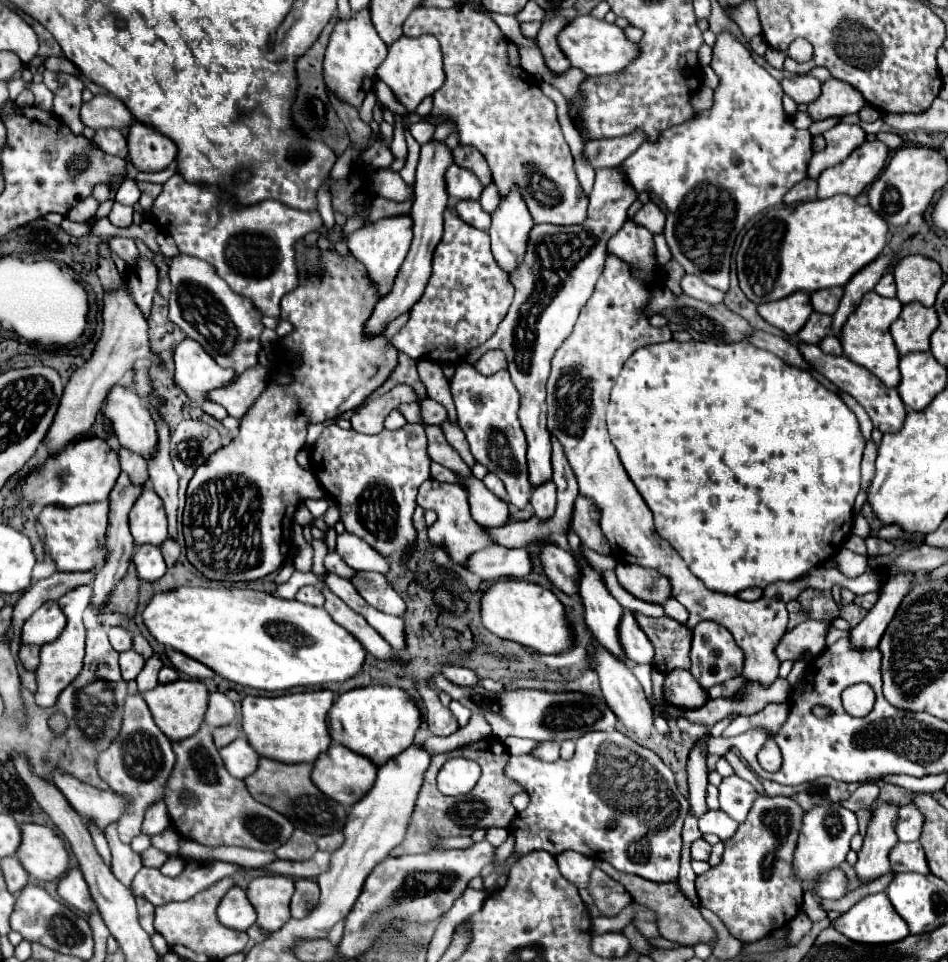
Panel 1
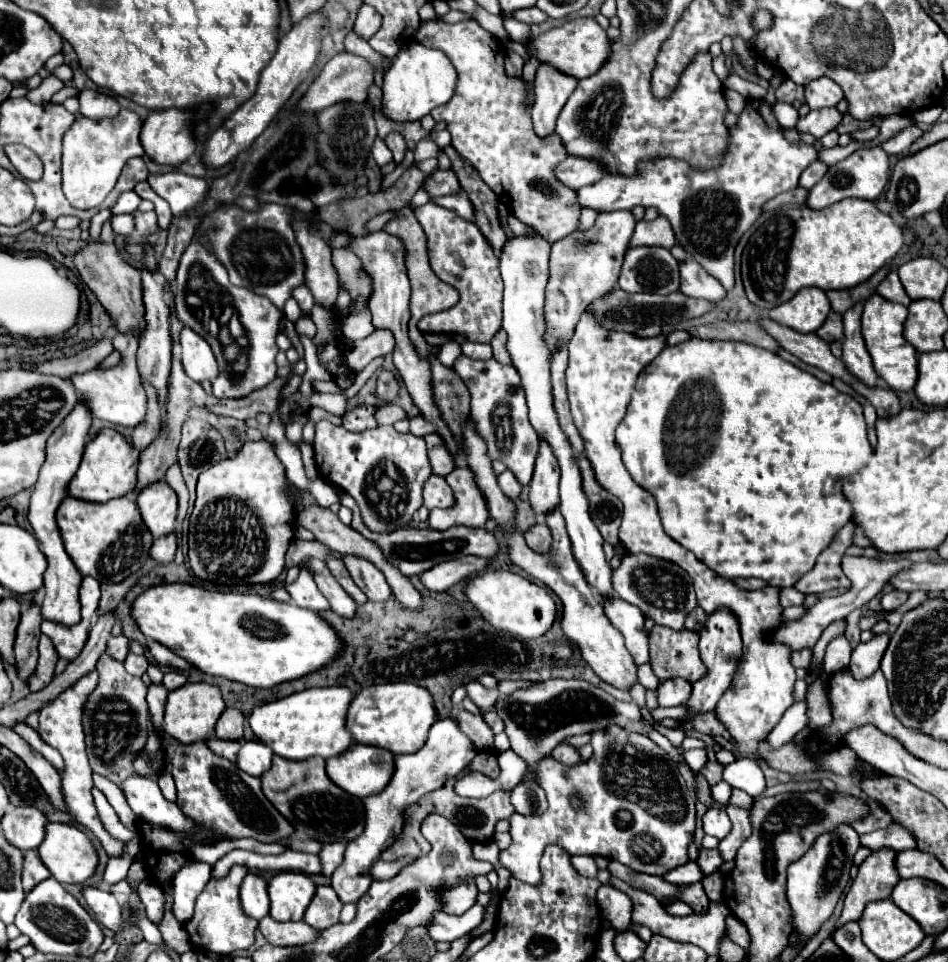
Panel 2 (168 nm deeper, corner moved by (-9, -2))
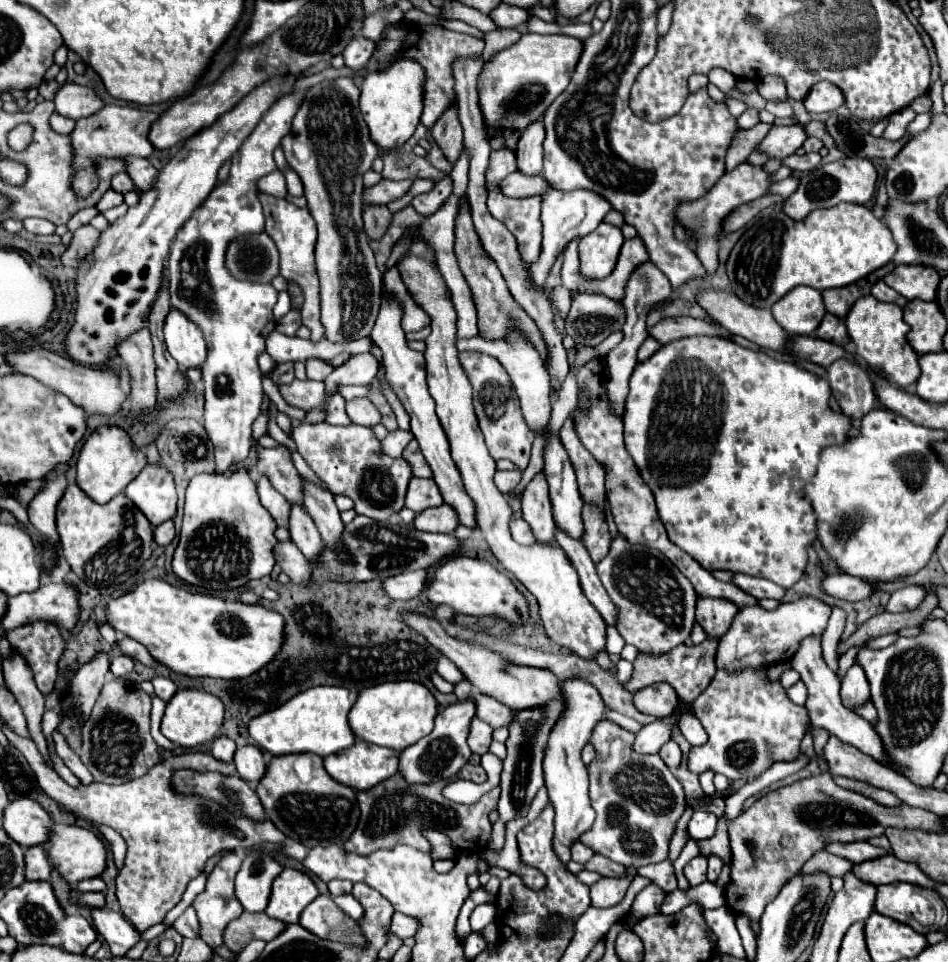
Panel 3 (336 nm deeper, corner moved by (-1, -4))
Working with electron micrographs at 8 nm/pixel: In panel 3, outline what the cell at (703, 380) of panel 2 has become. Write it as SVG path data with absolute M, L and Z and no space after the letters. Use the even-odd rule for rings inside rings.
M690 336L670 344L664 344L652 358L640 362L630 378L630 392L626 396L626 412L624 412L624 444L628 454L632 456L636 468L640 470L642 480L648 484L656 498L658 516L666 528L668 540L688 552L698 564L702 564L708 572L714 570L730 570L734 574L748 574L776 582L782 588L792 588L804 574L808 564L808 548L814 540L818 540L816 532L816 512L812 504L804 498L804 488L816 474L818 458L826 446L842 446L848 442L848 430L852 428L852 420L830 408L832 390L830 384L818 378L812 372L798 368L792 362L778 362L766 354L752 352L748 348L738 346L732 340L712 338L712 336Z

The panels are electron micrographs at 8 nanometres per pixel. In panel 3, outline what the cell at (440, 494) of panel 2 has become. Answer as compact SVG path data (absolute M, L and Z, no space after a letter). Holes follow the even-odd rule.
M412 478L410 486L408 486L408 494L406 494L406 508L414 510L414 512L422 512L430 506L440 506L444 504L442 494L438 484L430 478Z

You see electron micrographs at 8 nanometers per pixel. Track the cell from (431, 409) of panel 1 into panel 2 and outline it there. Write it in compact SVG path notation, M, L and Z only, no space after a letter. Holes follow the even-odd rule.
M416 416L410 420L410 428L408 428L410 434L414 436L426 436L430 432L434 432L434 426L430 422L426 422L422 416Z

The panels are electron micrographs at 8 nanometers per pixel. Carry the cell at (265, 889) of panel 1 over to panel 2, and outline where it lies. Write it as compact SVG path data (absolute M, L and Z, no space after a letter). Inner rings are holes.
M280 872L270 880L270 916L278 922L302 920L310 900L316 894L316 884L302 872Z

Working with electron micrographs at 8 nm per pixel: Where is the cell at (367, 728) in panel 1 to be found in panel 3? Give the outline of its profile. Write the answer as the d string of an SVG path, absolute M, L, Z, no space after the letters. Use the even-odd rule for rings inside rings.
M404 680L404 682L376 684L362 690L350 710L348 722L356 738L402 752L404 748L416 744L420 738L432 732L436 712L438 712L438 704L430 694L430 690L422 684Z

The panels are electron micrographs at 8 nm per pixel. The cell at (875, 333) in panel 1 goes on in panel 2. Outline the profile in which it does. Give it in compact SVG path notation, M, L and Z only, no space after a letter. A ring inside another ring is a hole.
M872 294L864 302L862 310L862 336L868 352L872 352L874 370L892 390L912 390L918 380L918 354L910 342L904 338L904 322L908 308L896 302L890 302L878 294Z

